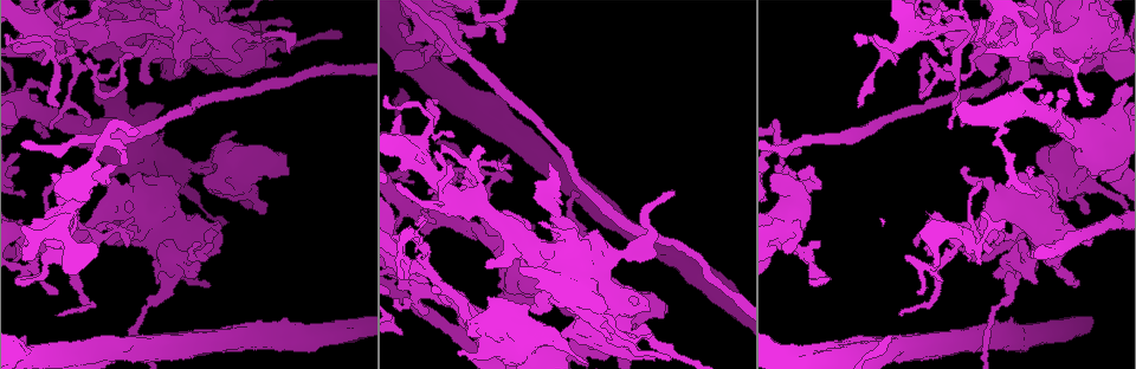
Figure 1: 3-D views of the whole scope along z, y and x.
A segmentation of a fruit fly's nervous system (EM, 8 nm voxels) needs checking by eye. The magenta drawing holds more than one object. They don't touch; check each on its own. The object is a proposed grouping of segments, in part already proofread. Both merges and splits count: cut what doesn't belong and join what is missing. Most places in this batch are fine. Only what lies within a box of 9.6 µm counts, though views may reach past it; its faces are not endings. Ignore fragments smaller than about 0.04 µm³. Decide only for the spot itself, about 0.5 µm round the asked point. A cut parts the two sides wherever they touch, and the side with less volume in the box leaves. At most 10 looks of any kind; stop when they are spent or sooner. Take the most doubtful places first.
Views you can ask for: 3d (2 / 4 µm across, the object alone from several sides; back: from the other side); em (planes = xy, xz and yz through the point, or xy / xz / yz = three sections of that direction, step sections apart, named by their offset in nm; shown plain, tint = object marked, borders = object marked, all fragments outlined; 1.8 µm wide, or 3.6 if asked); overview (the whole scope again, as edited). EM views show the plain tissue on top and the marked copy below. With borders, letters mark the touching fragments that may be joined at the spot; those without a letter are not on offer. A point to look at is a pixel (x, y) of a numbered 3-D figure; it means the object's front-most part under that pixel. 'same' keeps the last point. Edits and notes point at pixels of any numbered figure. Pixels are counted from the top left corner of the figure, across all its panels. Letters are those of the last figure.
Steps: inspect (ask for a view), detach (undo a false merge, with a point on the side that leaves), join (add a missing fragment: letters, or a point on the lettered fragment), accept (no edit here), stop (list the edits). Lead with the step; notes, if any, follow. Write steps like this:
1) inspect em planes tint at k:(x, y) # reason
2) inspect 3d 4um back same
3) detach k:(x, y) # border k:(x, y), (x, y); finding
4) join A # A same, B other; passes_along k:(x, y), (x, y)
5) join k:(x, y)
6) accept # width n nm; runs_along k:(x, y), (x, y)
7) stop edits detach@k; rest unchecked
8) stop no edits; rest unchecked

inspect 3d 4um back at 1:(201, 239) # a fork

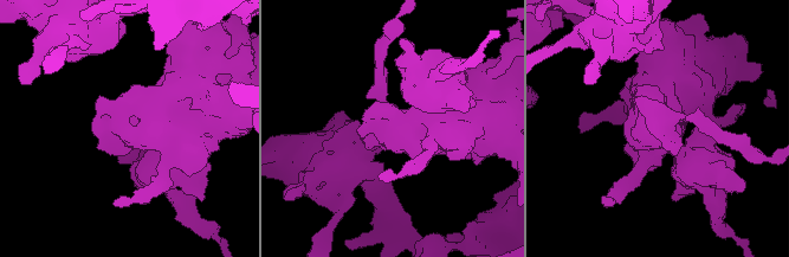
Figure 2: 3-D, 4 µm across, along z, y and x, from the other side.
inspect em yz step 8 tint at 2:(658, 123)

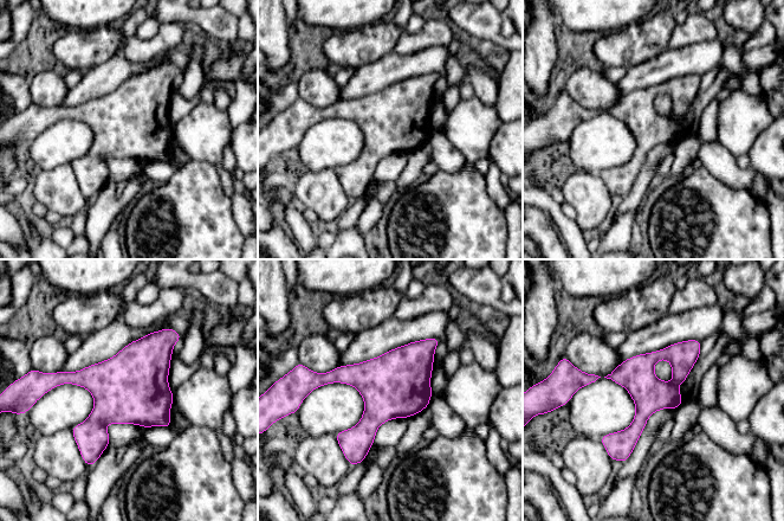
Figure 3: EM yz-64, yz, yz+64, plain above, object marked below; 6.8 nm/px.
inspect em planes borders same # another direction

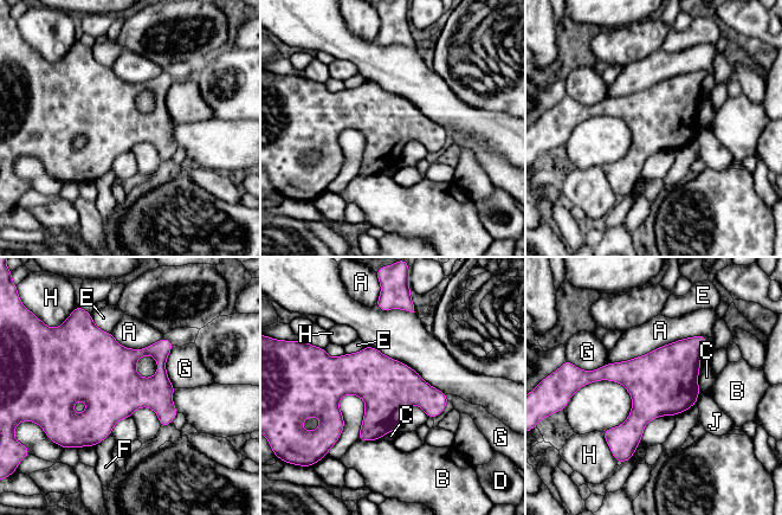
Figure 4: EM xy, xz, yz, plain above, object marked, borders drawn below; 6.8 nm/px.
accept # A other, B other, C other, D other, E other, F other, G other, H other, J other; continuous, no second neuron

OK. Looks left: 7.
inspect em 3.6um xy step 4 borders at 1:(600, 314) # touches itself

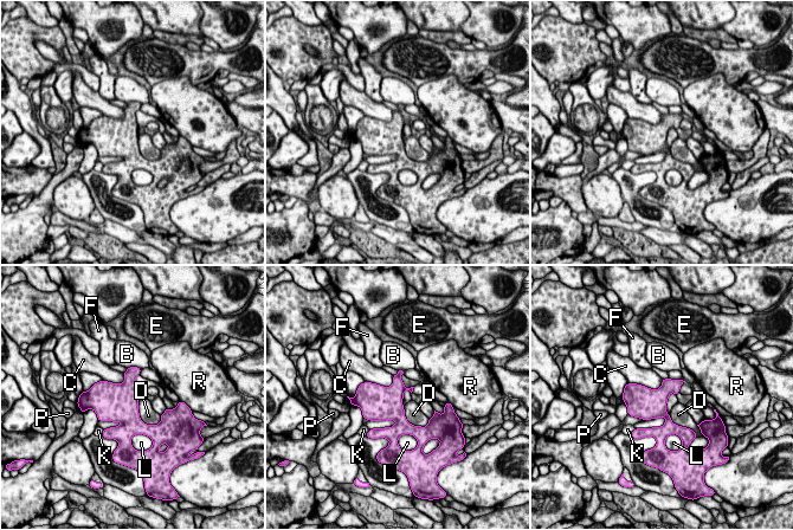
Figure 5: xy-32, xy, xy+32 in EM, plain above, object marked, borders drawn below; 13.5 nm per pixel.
accept # width 360 nm; B other, C other, D other, E other, F other, K other, L other, P other, R other; border 5:(674, 392), (668, 399), (668, 414); one neuron here

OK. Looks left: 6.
inspect em 3.6um xz step 16 tint at 1:(189, 40) # thick turns thin

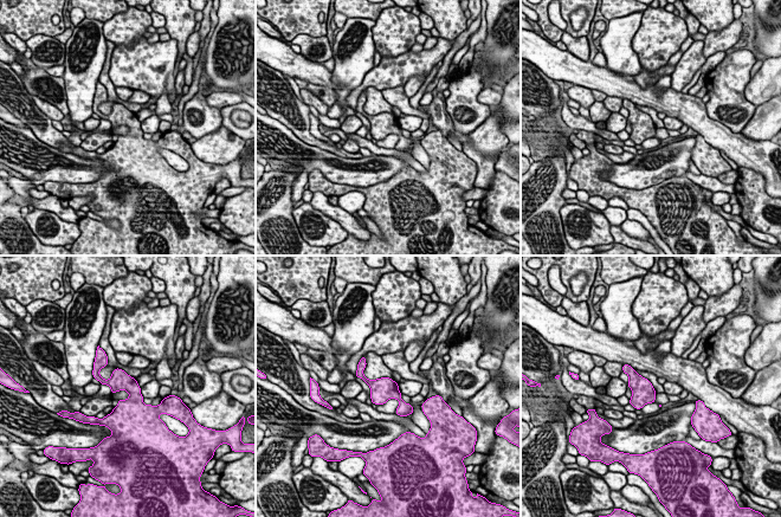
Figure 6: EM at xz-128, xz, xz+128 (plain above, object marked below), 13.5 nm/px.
inspect em 3.6um planes borders same

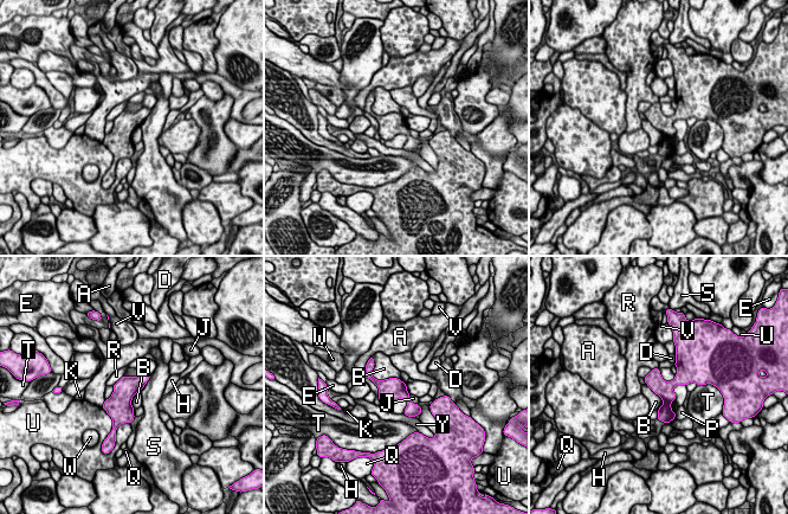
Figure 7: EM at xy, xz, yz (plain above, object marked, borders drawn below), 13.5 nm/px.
accept # A other, B other, D other, E other, H other, J other, K other, P other, Q other, R other, S other, T other, U other, V other, W other, Y other; runs_along 7:(368, 371), (418, 411); all the same neuron

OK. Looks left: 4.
inspect 3d 4um at 1:(411, 266) # three-way junction

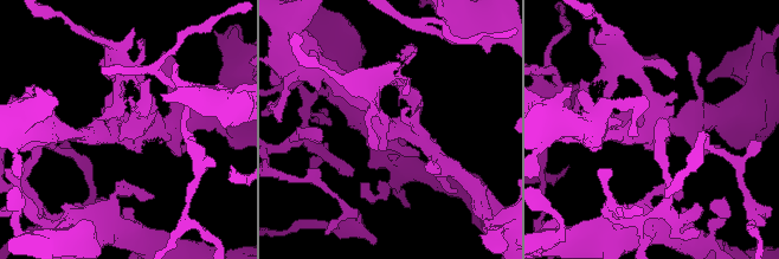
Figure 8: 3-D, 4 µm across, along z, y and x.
inspect em planes tint at 8:(392, 130)

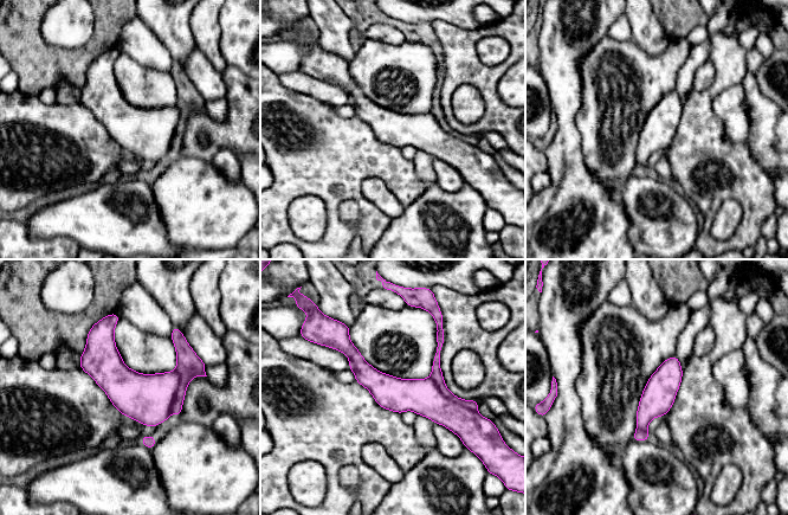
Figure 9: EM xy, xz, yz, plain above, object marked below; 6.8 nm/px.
inspect em planes borders same # see the neighbours

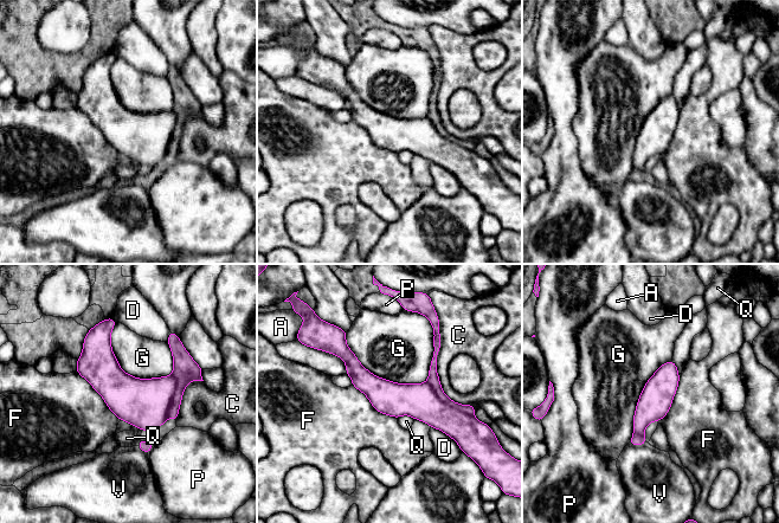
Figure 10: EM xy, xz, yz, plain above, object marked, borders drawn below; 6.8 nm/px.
accept # width 220 nm; A other, C other, D other, F other, G other, P other, Q other, V other; runs_along 10:(335, 352), (391, 399), (459, 409); all the same neuron

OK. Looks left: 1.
stop no edits; rest unchecked

